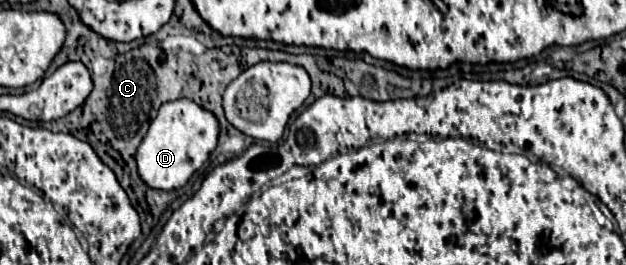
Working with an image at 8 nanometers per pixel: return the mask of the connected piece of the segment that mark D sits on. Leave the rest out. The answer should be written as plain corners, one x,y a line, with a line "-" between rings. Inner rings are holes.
179,99
163,103
155,121
137,149
139,177
151,187
161,191
173,191
191,179
191,175
209,159
217,145
219,121
213,113
195,105
191,99

